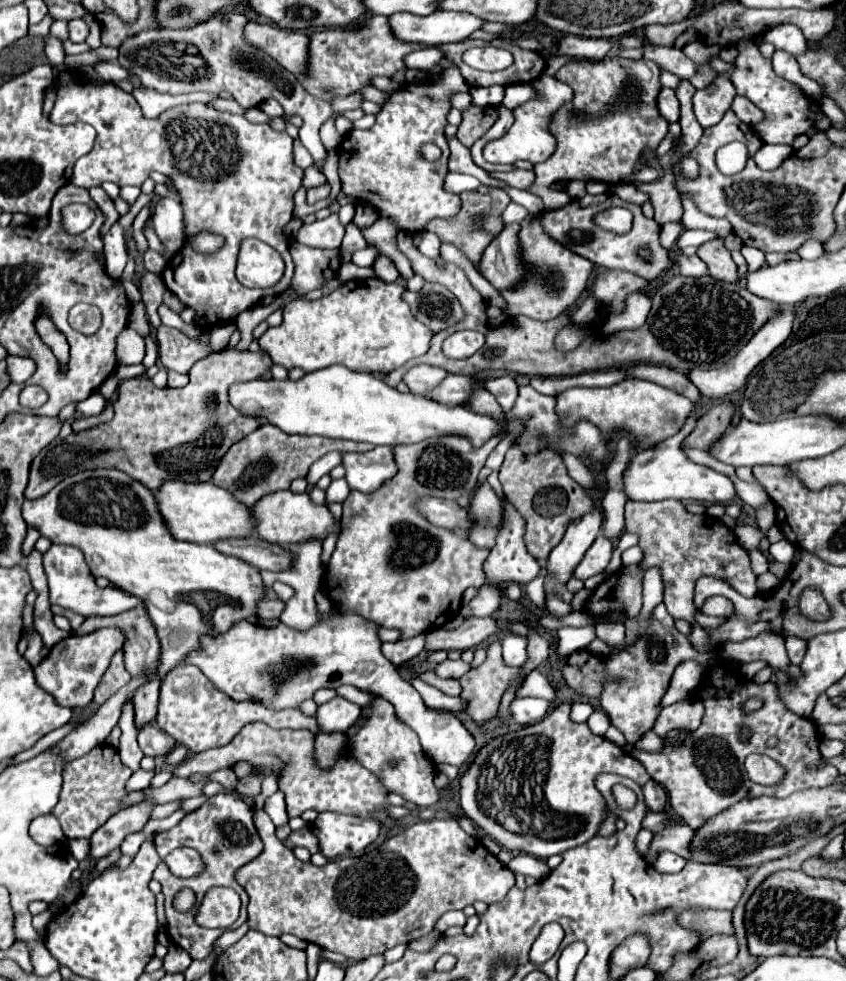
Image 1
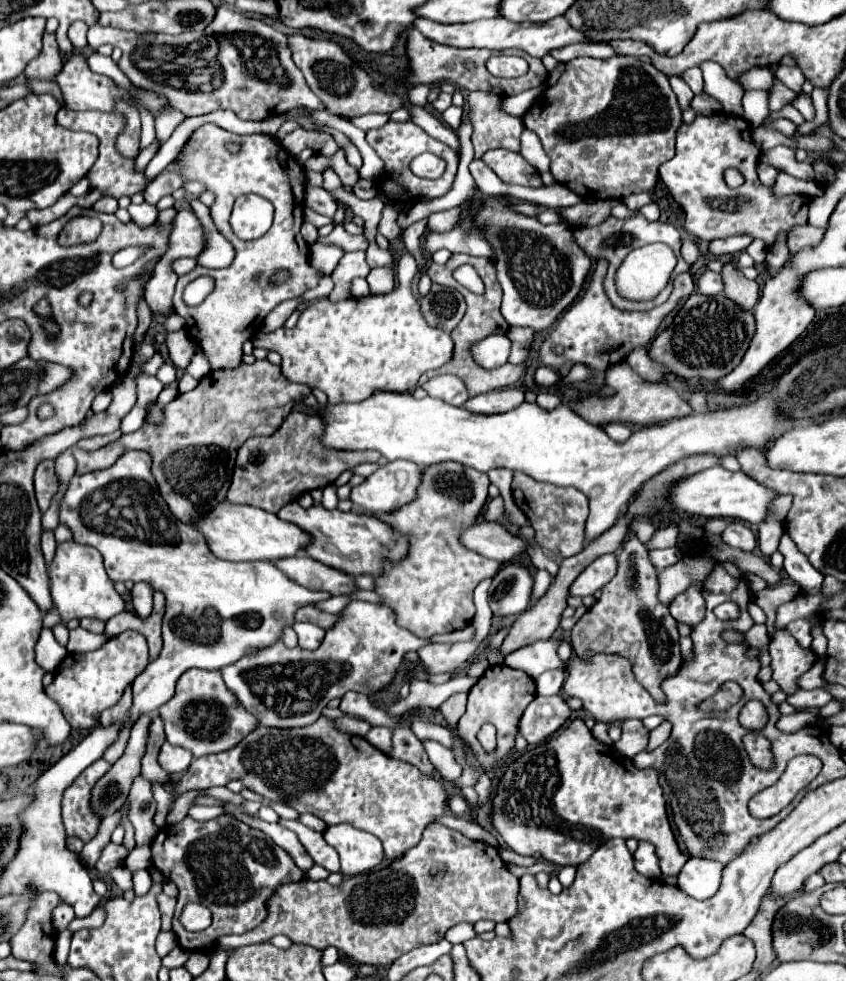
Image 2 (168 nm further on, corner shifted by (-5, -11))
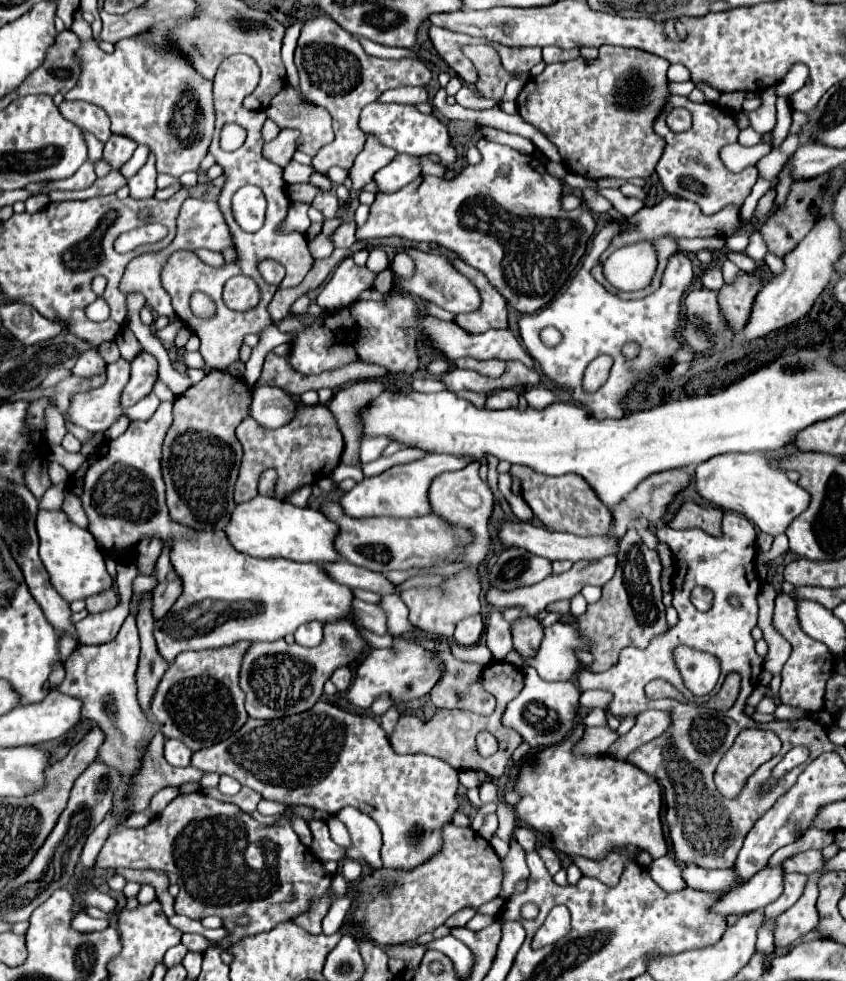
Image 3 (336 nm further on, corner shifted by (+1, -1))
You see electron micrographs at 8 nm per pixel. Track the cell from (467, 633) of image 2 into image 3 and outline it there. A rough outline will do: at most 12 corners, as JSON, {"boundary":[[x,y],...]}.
{"boundary":[[470,615],[454,629],[458,645],[474,645],[484,629],[480,615]]}

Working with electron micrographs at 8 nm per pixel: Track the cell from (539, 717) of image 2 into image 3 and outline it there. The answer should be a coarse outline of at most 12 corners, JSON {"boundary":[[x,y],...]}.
{"boundary":[[544,681],[526,685],[502,721],[532,747],[554,745],[574,727],[580,691]]}

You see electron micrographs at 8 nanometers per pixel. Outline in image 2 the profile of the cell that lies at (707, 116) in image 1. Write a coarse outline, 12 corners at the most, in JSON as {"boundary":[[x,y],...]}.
{"boundary":[[706,94],[695,95],[690,106],[697,115],[720,113],[722,105]]}

